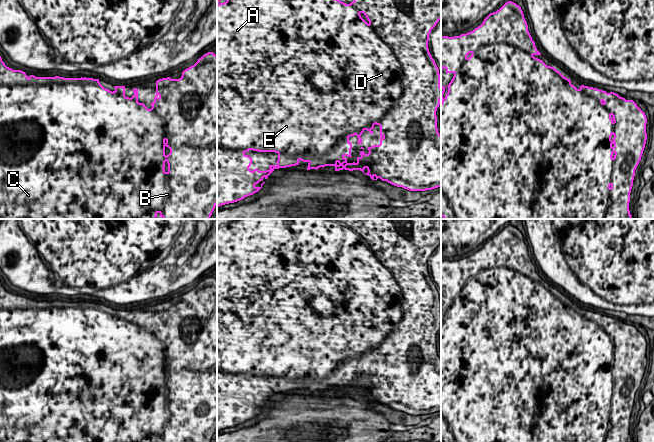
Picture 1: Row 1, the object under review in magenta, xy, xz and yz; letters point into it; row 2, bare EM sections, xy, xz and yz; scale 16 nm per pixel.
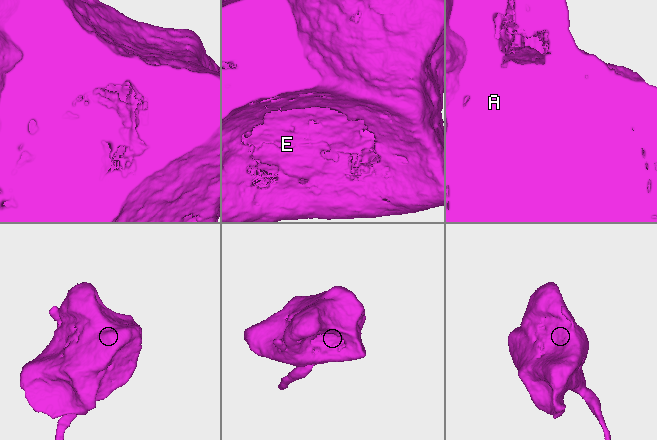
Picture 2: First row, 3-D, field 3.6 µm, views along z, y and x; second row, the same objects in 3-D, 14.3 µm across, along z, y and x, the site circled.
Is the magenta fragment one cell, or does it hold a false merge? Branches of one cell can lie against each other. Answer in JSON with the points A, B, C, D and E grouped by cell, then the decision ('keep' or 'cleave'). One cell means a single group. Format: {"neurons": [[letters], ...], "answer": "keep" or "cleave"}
{"neurons": [["A", "B", "C", "D", "E"]], "answer": "keep"}

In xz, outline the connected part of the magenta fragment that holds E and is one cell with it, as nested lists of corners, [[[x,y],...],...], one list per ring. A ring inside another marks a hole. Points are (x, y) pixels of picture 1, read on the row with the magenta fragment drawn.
[[[217,0],[217,208],[253,195],[262,188],[262,185],[265,182],[263,182],[260,187],[256,187],[255,185],[264,178],[267,179],[275,169],[299,165],[300,160],[308,163],[307,170],[318,170],[320,167],[323,169],[325,166],[334,166],[335,171],[343,169],[349,171],[360,170],[372,180],[380,178],[382,181],[387,181],[394,186],[402,187],[410,191],[426,191],[441,187],[441,135],[438,132],[436,116],[436,111],[441,100],[440,74],[428,48],[429,34],[440,19],[441,0],[354,0],[350,4],[346,4],[340,0],[227,0],[224,3]],[[375,124],[380,126],[380,144],[368,147],[368,154],[365,154],[363,151],[364,148],[361,147],[361,156],[357,157],[357,162],[348,163],[347,158],[352,157],[352,144],[349,141],[349,138],[356,135],[358,137],[358,144],[362,144],[362,138],[360,136],[365,130],[369,131],[370,134],[374,134],[372,129]],[[249,150],[277,153],[277,165],[270,165],[270,169],[266,171],[259,171],[257,168],[252,171],[249,168],[252,164],[252,158],[245,154]]]

